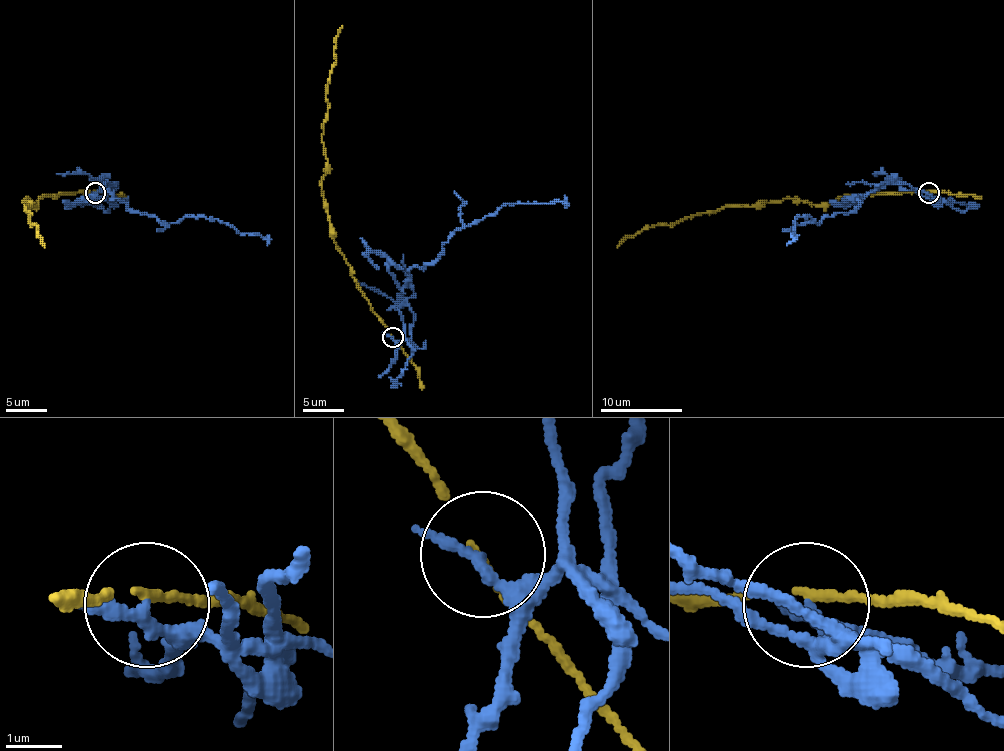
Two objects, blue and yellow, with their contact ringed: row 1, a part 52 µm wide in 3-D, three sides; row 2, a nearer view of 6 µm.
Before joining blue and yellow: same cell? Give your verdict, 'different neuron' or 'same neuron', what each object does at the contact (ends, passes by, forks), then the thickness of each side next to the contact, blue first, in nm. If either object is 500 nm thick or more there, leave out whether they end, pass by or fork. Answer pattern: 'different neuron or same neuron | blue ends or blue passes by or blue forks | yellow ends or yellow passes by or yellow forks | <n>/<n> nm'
different neuron | blue ends | yellow passes by | 280/120 nm

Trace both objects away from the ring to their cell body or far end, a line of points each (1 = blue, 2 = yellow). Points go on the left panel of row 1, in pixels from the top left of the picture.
1: (95, 192), (106, 198), (102, 182), (112, 198), (159, 221), (218, 219), (241, 233), (261, 235), (267, 245)
2: (95, 192), (44, 194), (34, 204), (24, 200), (44, 247)

